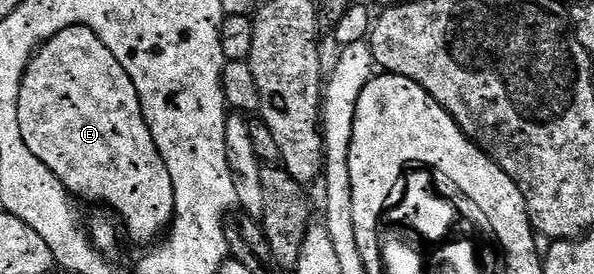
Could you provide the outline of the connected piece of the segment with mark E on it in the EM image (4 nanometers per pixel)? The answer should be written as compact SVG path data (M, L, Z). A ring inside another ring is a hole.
M88 26L65 28L36 50L21 84L17 120L21 120L21 136L25 136L29 152L55 173L57 180L61 180L76 199L104 202L108 206L104 207L114 212L125 227L126 237L128 234L135 242L154 243L170 227L175 219L173 180L145 124L137 88L129 72L121 68L117 56L105 48Z

